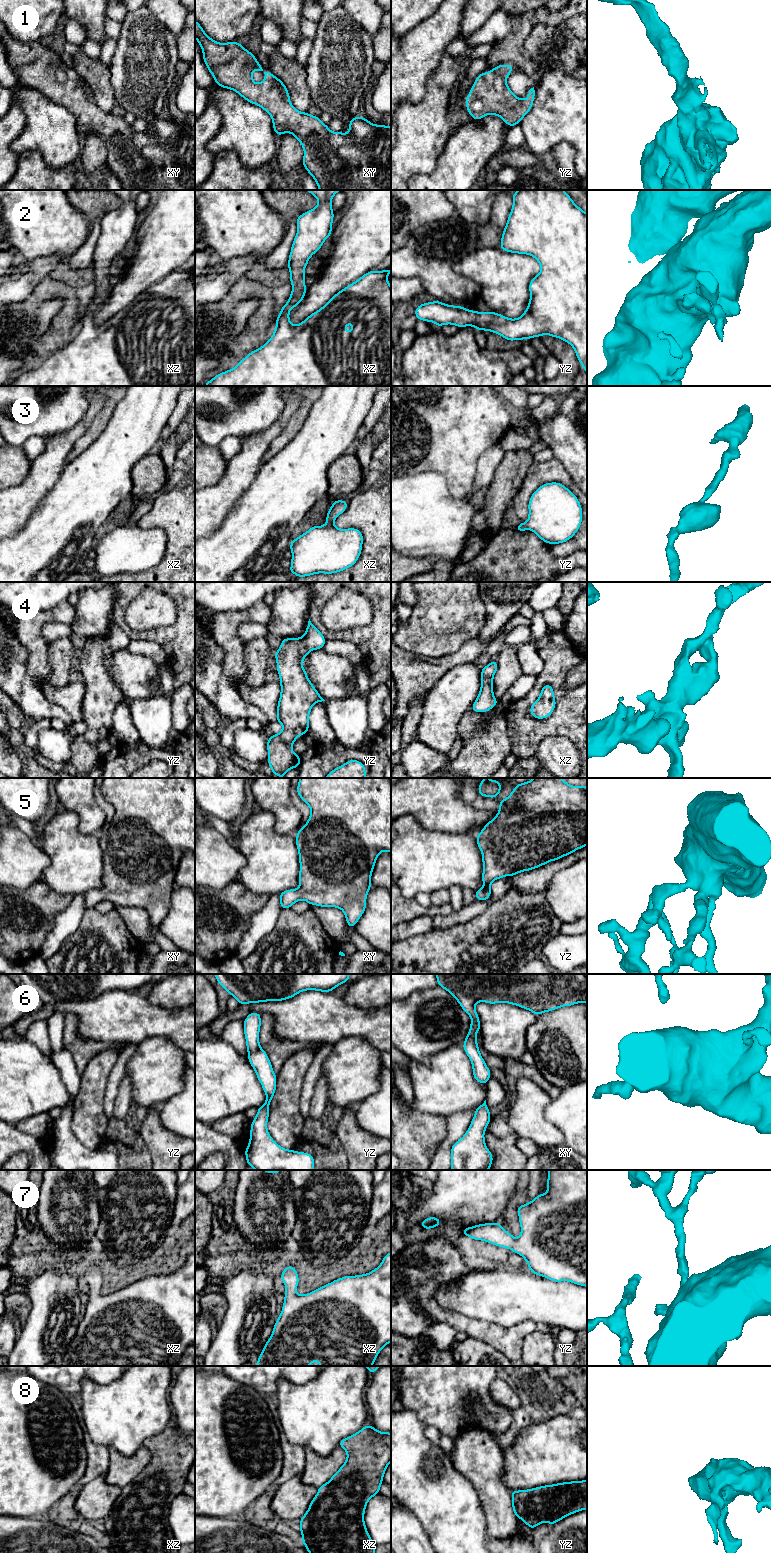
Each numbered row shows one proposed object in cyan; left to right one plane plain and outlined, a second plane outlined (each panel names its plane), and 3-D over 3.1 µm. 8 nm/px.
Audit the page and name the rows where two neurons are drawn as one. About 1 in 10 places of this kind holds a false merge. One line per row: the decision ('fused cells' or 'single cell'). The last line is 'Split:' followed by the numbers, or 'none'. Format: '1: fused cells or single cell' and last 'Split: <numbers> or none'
1: single cell
2: single cell
3: single cell
4: single cell
5: single cell
6: single cell
7: single cell
8: single cell
Split: none

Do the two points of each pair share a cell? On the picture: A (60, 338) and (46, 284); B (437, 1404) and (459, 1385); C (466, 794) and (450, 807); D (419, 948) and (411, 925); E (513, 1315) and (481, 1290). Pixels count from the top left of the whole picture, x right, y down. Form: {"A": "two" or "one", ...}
{"A": "one", "B": "one", "C": "two", "D": "two", "E": "one"}

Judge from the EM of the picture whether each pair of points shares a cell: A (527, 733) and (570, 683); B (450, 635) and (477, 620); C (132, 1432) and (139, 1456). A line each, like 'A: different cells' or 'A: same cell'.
A: different cells
B: same cell
C: different cells

